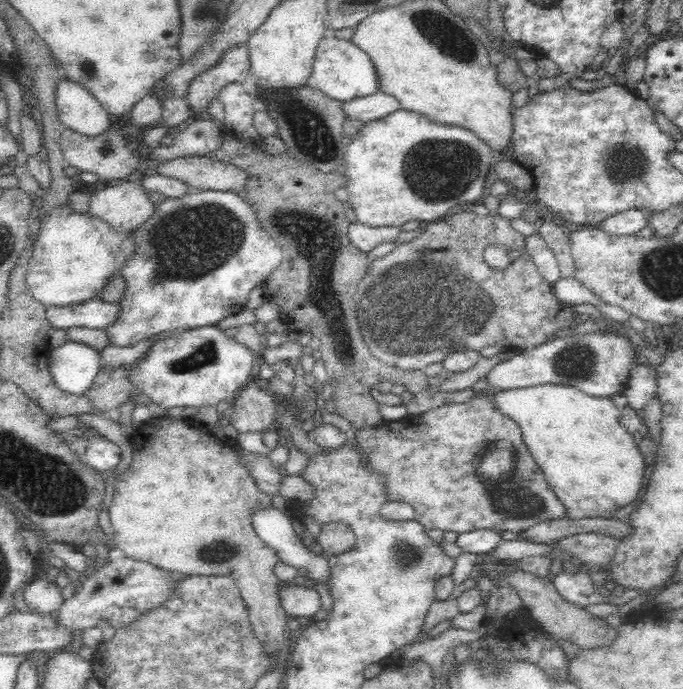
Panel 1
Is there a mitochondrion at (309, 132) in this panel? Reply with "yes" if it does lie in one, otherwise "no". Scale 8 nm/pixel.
yes

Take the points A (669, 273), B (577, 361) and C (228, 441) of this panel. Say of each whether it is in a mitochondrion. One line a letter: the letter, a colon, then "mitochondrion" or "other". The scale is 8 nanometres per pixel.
A: mitochondrion
B: mitochondrion
C: other

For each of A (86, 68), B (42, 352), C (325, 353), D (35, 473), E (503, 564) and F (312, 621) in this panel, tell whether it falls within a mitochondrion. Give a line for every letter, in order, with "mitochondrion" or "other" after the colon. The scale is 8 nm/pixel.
A: mitochondrion
B: other
C: other
D: mitochondrion
E: other
F: other

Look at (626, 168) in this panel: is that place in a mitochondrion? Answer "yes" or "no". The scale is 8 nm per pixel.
yes

